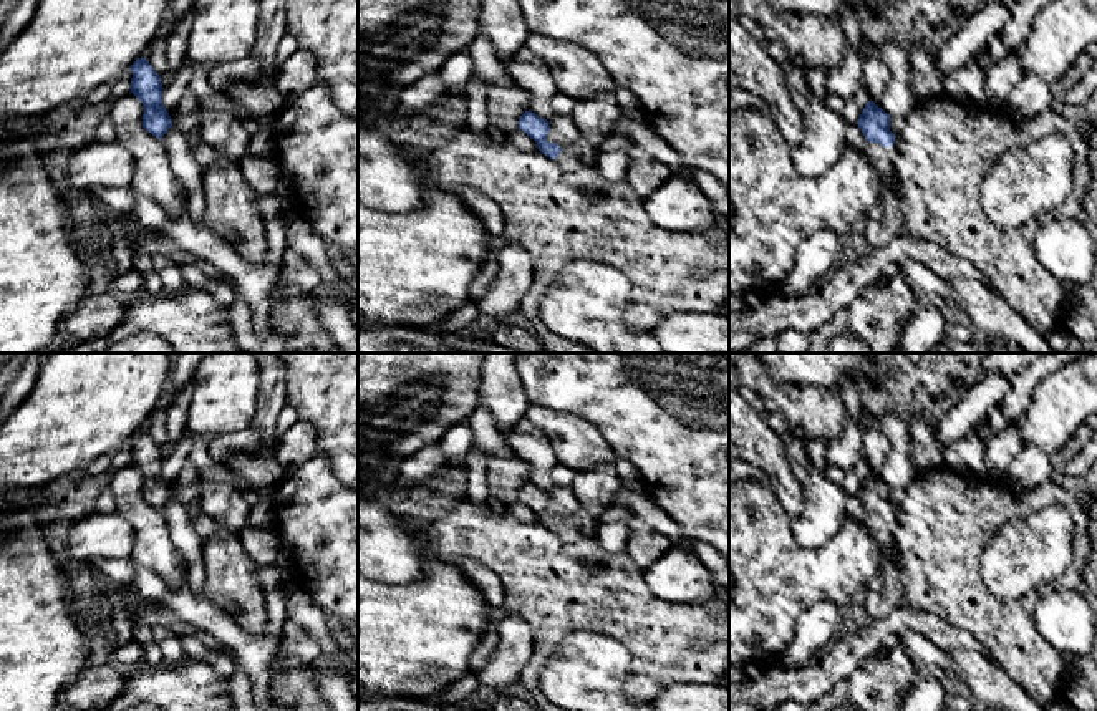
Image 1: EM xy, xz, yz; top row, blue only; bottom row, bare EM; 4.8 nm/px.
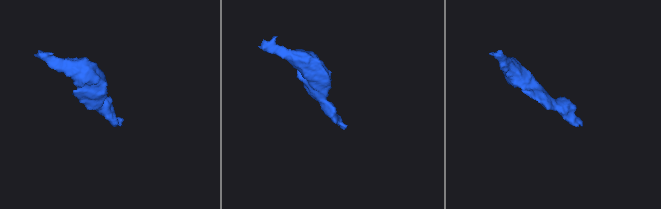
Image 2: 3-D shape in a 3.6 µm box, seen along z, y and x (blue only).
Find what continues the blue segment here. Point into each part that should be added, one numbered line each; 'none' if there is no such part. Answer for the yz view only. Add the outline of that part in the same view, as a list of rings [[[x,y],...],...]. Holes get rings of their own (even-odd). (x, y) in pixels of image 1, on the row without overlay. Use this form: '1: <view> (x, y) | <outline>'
1: yz (884, 594) | [[[896,509],[890,519],[867,514],[867,529],[880,552],[880,572],[867,583],[865,610],[872,620],[882,620],[890,612],[906,607],[903,582],[898,568],[900,552],[895,530],[898,529]]]

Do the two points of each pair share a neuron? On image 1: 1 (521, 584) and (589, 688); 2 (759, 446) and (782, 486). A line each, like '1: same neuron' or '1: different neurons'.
1: different neurons
2: same neuron

